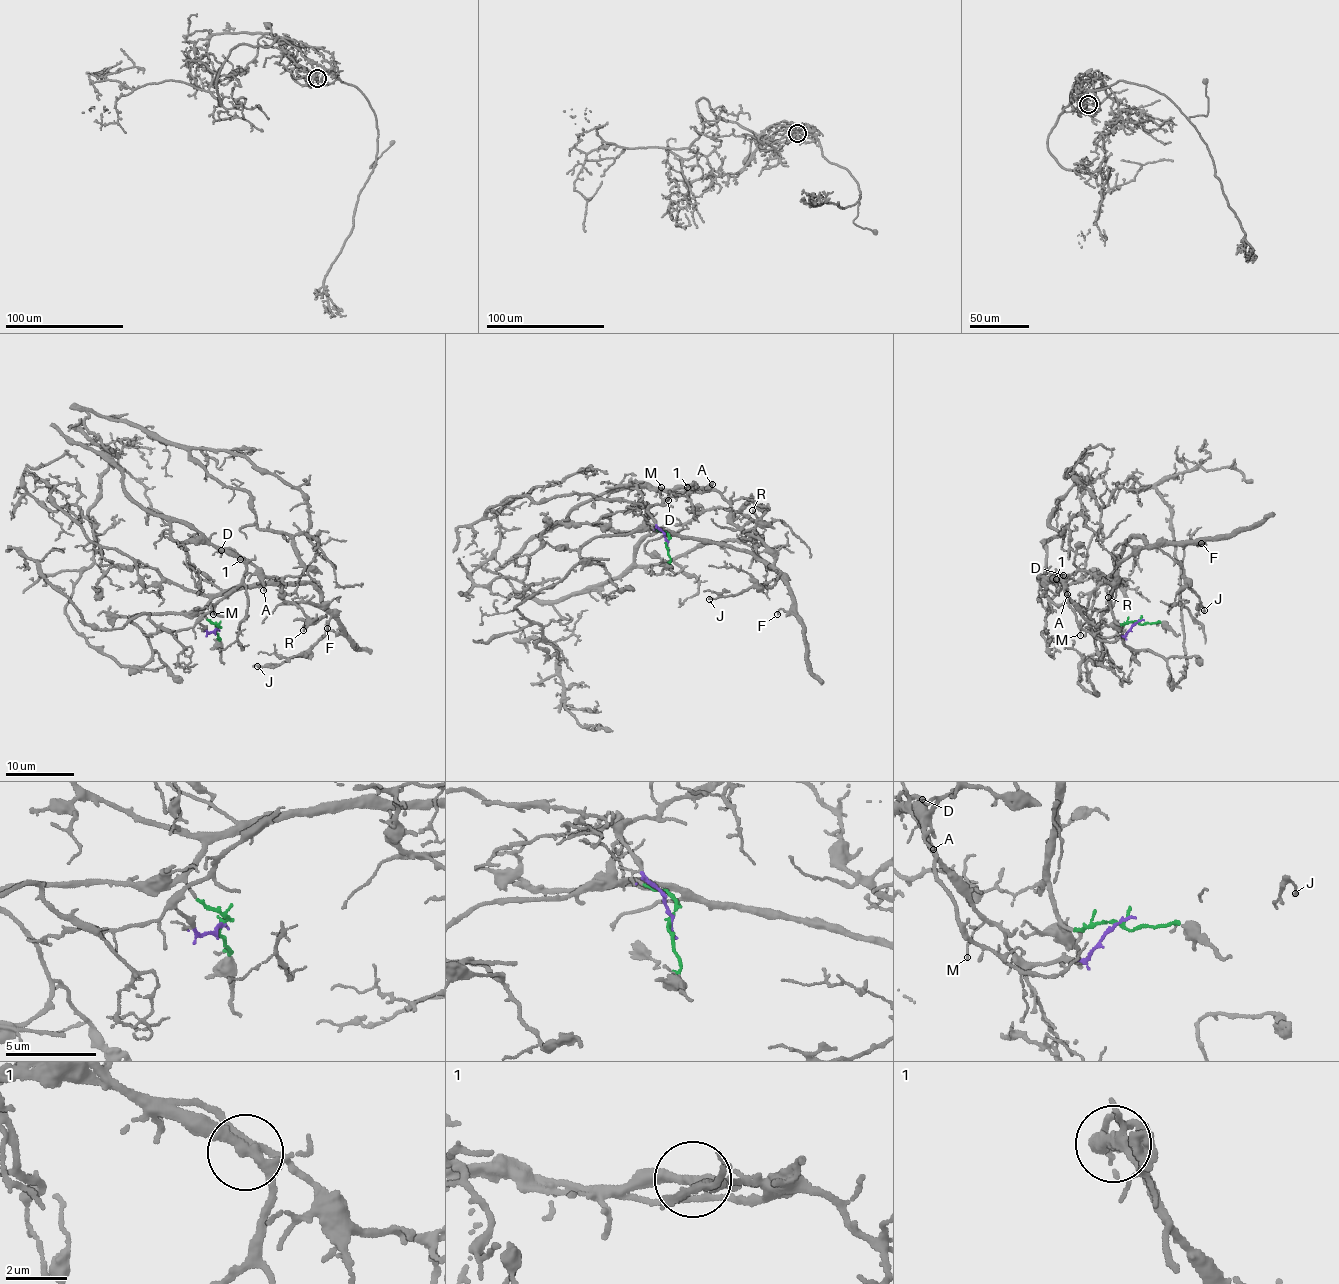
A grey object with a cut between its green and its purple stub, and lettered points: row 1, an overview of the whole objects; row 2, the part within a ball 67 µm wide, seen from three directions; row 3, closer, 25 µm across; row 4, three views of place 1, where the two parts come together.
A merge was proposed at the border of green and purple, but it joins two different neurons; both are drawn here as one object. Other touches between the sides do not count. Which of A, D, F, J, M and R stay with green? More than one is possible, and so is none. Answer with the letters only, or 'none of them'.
A, F, J, R

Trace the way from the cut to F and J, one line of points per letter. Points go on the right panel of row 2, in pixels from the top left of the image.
F: (1137, 621), (1123, 625), (1115, 621), (1111, 599), (1123, 544), (1136, 535), (1150, 545), (1201, 544)
J: (1137, 621), (1123, 625), (1115, 621), (1111, 599), (1123, 544), (1136, 535), (1175, 559), (1203, 610)

